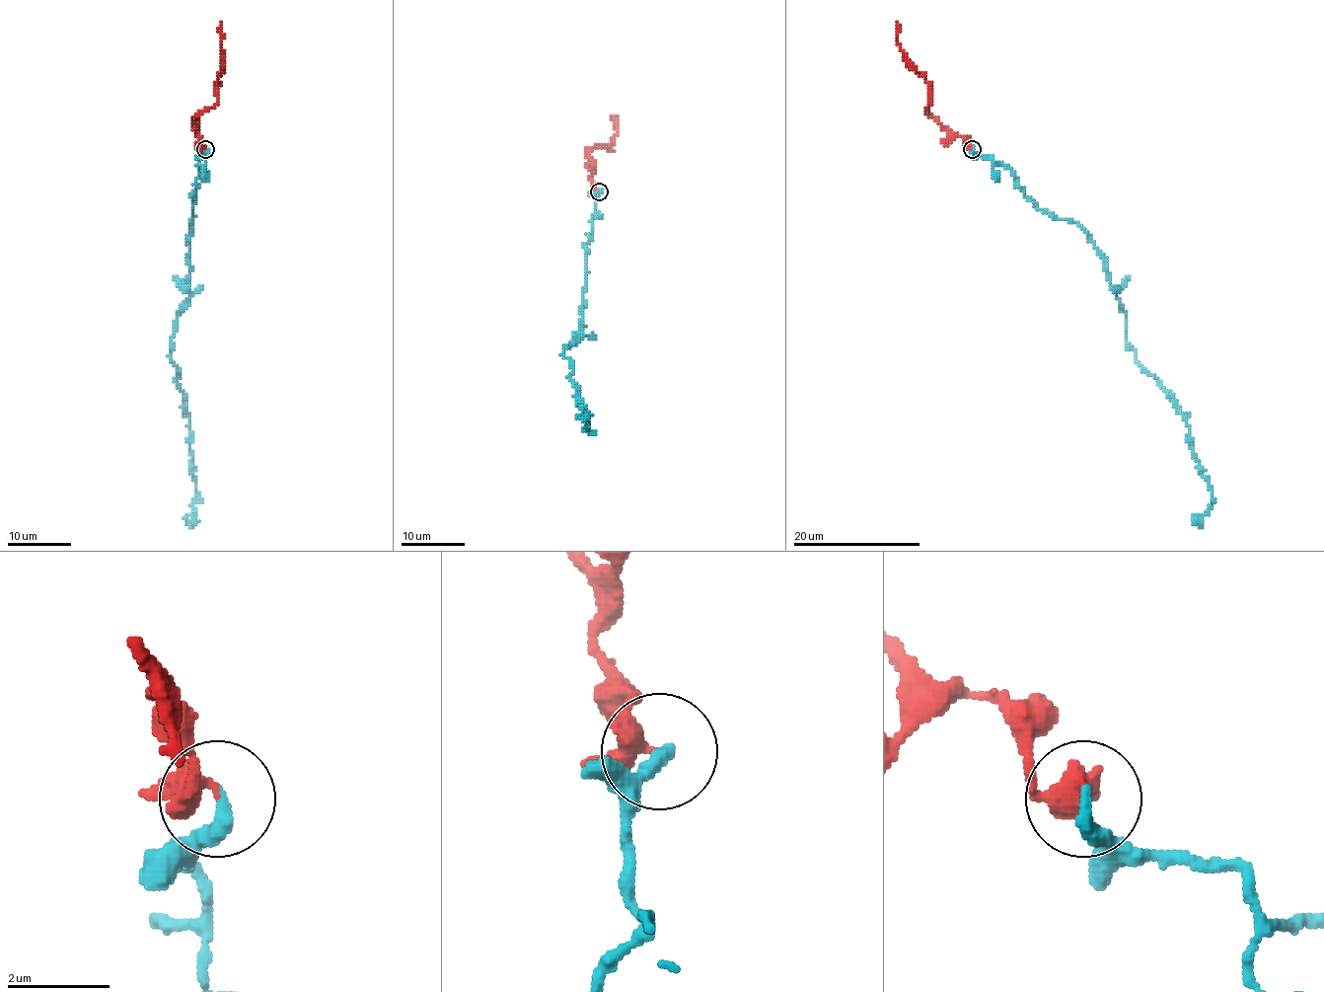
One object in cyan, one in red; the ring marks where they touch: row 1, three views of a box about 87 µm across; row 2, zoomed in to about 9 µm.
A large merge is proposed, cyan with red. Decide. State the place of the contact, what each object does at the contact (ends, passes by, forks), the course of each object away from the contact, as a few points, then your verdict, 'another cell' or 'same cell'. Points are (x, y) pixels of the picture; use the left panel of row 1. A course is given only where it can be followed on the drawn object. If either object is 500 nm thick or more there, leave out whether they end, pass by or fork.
at (205, 149); cyan ends there; red passes by; cyan runs (206, 148), (191, 195), (188, 299), (178, 315), (170, 351), (188, 417), (196, 499), (190, 523), (186, 513); red runs (206, 148), (198, 135), (194, 118), (217, 102), (219, 73), (223, 69), (220, 23); same cell

